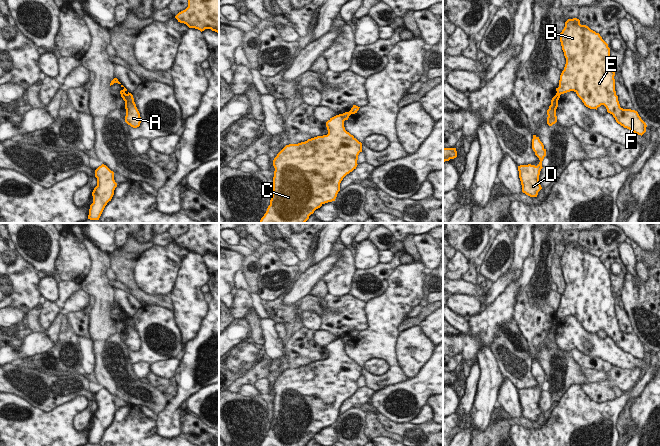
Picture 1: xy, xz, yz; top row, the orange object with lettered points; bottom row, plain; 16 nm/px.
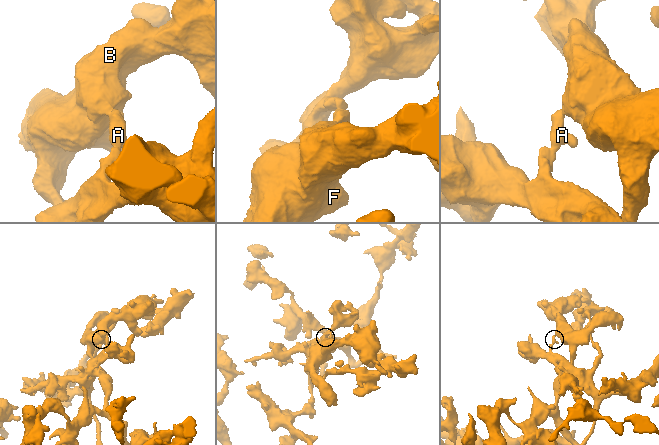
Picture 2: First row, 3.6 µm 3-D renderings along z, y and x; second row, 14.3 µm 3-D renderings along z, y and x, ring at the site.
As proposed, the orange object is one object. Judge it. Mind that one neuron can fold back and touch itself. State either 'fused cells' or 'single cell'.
fused cells

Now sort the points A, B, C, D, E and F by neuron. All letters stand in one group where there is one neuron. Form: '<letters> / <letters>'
A D / B C E F

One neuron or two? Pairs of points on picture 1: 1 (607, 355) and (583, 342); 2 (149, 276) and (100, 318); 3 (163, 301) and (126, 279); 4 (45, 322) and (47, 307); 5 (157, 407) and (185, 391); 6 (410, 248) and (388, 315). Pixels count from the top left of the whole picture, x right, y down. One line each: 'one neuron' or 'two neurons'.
1: one neuron
2: two neurons
3: one neuron
4: one neuron
5: two neurons
6: two neurons

